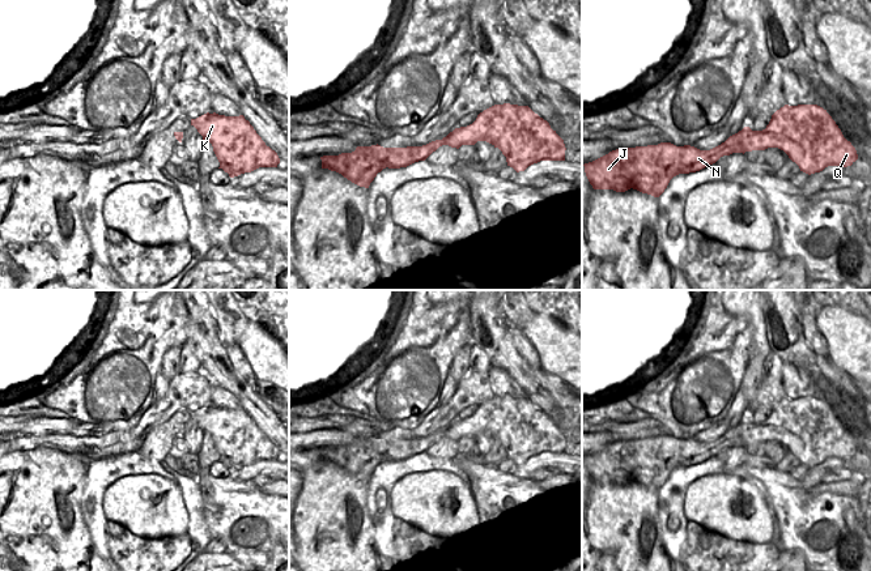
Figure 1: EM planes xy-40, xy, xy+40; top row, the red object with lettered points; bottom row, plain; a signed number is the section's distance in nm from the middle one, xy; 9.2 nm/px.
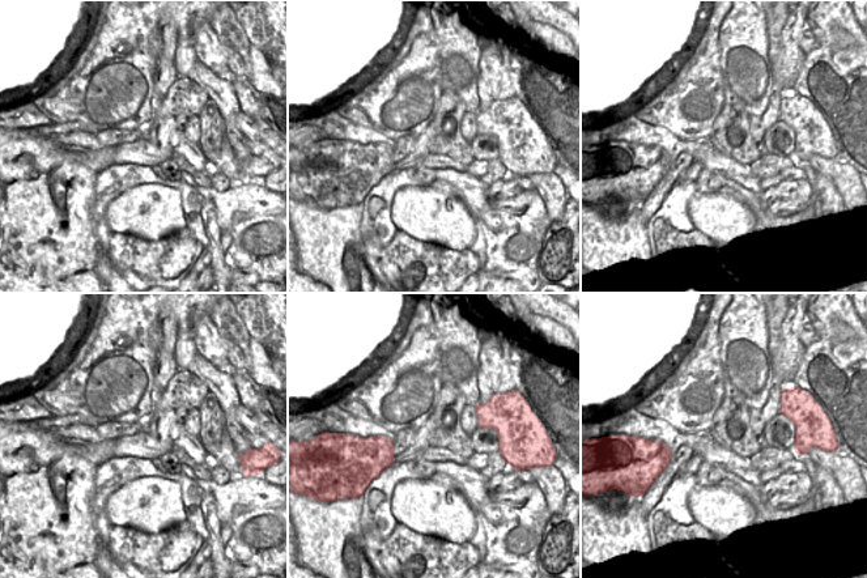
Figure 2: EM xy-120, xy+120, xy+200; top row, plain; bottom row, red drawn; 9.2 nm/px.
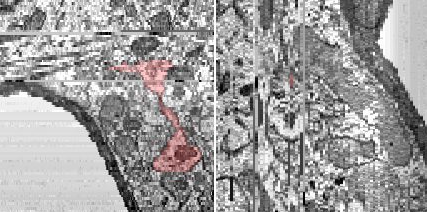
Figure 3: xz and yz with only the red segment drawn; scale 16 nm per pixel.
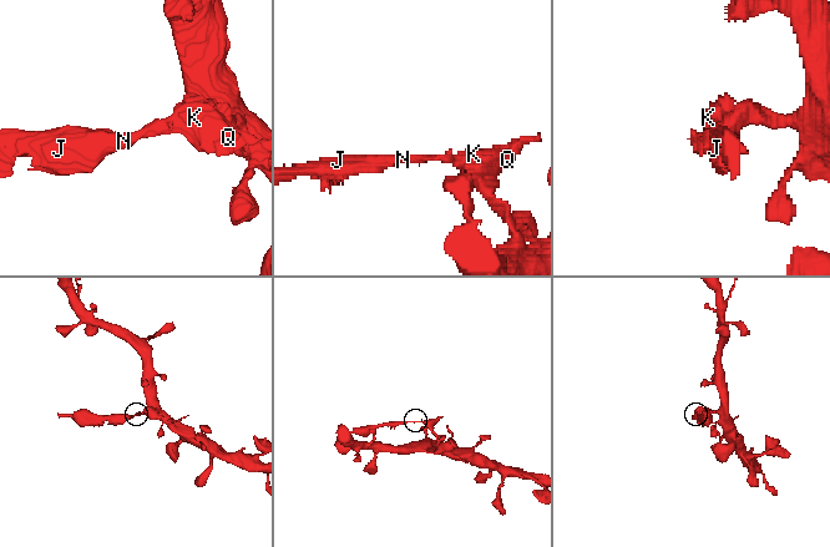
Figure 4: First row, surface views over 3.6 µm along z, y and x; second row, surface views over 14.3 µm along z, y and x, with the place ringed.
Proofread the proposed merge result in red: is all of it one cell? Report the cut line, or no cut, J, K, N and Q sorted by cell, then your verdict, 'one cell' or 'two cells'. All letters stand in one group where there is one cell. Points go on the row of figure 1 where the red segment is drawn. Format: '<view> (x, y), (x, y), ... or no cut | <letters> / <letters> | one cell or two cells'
xy+40 (740, 131), (742, 145), (747, 150) | J N / K Q | two cells

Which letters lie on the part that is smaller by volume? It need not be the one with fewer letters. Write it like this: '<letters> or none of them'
J, N

